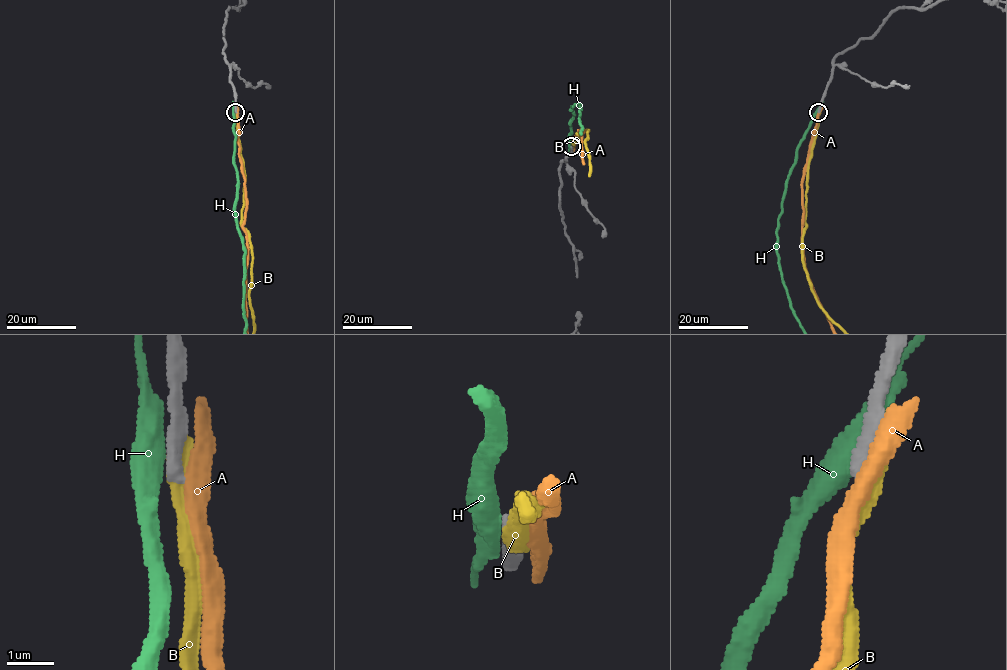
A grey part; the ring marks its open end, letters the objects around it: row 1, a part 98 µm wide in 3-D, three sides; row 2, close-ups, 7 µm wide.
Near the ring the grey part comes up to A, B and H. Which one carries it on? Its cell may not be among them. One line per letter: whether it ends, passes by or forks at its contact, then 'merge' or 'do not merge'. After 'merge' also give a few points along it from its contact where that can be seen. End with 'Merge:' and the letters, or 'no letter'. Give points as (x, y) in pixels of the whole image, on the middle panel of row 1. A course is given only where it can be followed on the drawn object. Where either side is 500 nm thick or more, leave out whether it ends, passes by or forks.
A: it passes by; do not merge
B: it ends there; do not merge
H: it passes by; do not merge
Merge: no letter

